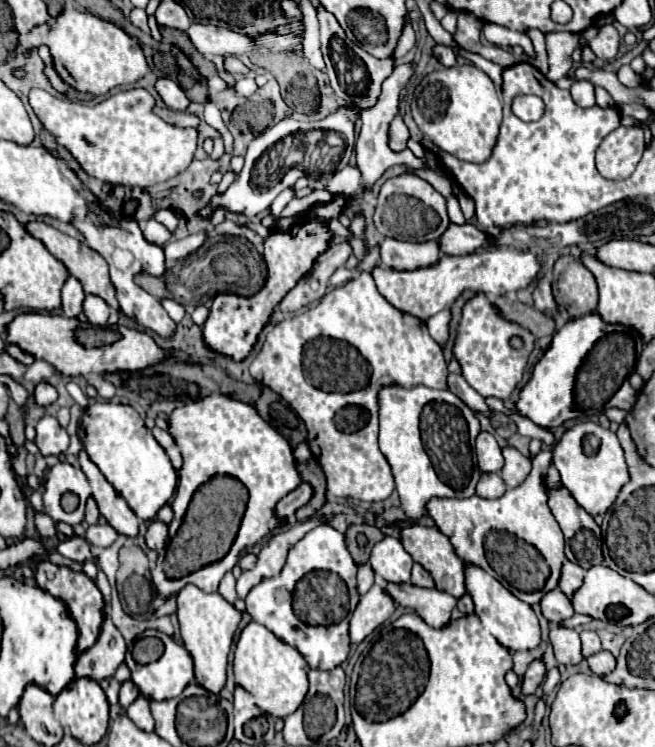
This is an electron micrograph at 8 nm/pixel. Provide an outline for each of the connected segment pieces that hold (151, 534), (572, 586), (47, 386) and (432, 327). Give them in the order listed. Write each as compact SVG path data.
M153 521L147 529L147 535L145 535L145 541L147 541L147 547L153 549L153 551L163 551L167 547L167 525L161 523L161 521Z
M565 561L563 563L563 569L561 569L561 577L559 577L559 589L571 597L583 583L583 577L585 577L585 569L579 567L577 563L571 563L571 561Z
M41 381L37 387L35 387L35 401L37 401L37 405L43 405L43 407L47 407L47 405L53 405L55 401L57 401L57 389L51 385L51 383L45 383L45 381Z
M445 309L445 311L439 311L437 315L433 315L433 317L427 321L427 327L429 327L431 337L433 337L435 341L439 341L441 345L443 345L445 339L447 339L449 319L451 319L451 313L449 313L449 309Z

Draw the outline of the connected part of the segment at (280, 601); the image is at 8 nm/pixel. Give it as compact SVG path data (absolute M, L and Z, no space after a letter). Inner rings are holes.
M321 523L291 547L287 563L277 577L265 579L249 591L245 597L247 613L283 643L295 647L311 669L335 669L347 659L351 647L349 620L360 599L355 573L357 563L345 545L345 535L329 523ZM301 585L305 585L305 601L297 595Z

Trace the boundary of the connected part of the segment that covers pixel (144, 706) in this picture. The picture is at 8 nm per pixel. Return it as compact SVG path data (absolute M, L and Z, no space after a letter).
M137 697L129 707L127 707L127 717L135 723L141 725L143 731L153 731L153 717L149 711L149 701L145 697Z

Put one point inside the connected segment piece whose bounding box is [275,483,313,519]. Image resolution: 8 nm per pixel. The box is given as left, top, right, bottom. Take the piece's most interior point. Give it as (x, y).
(292, 501)

